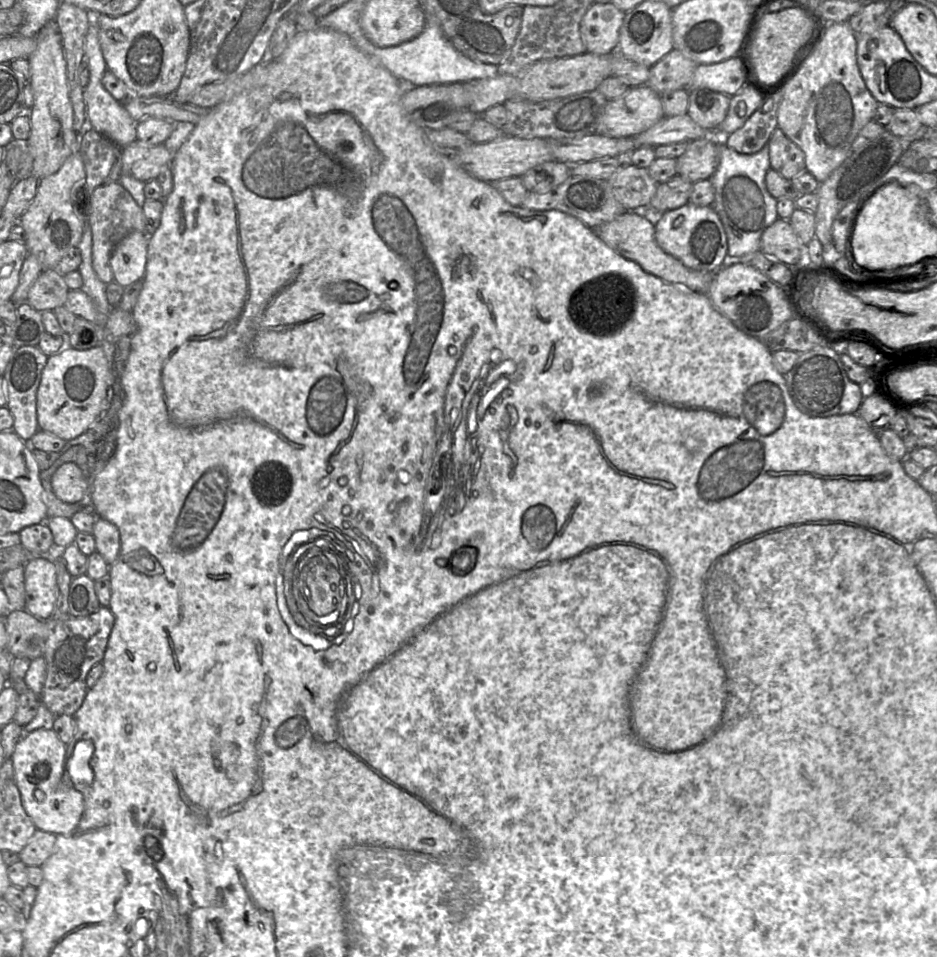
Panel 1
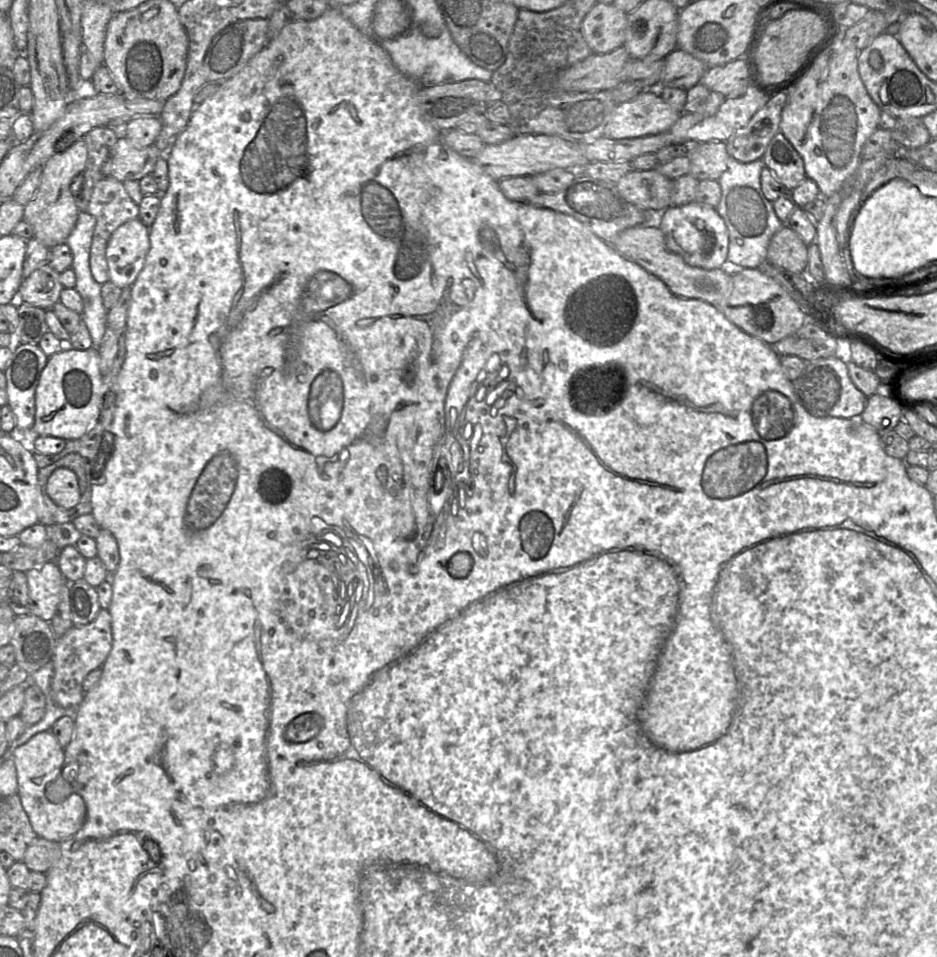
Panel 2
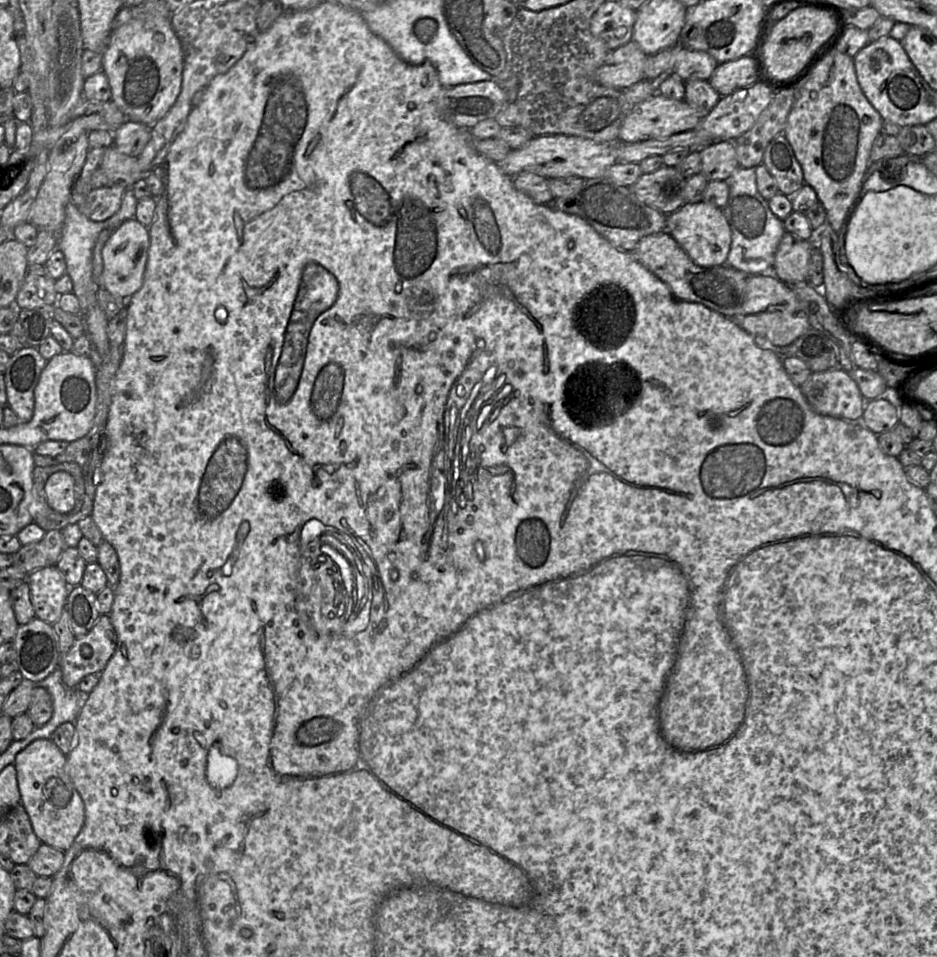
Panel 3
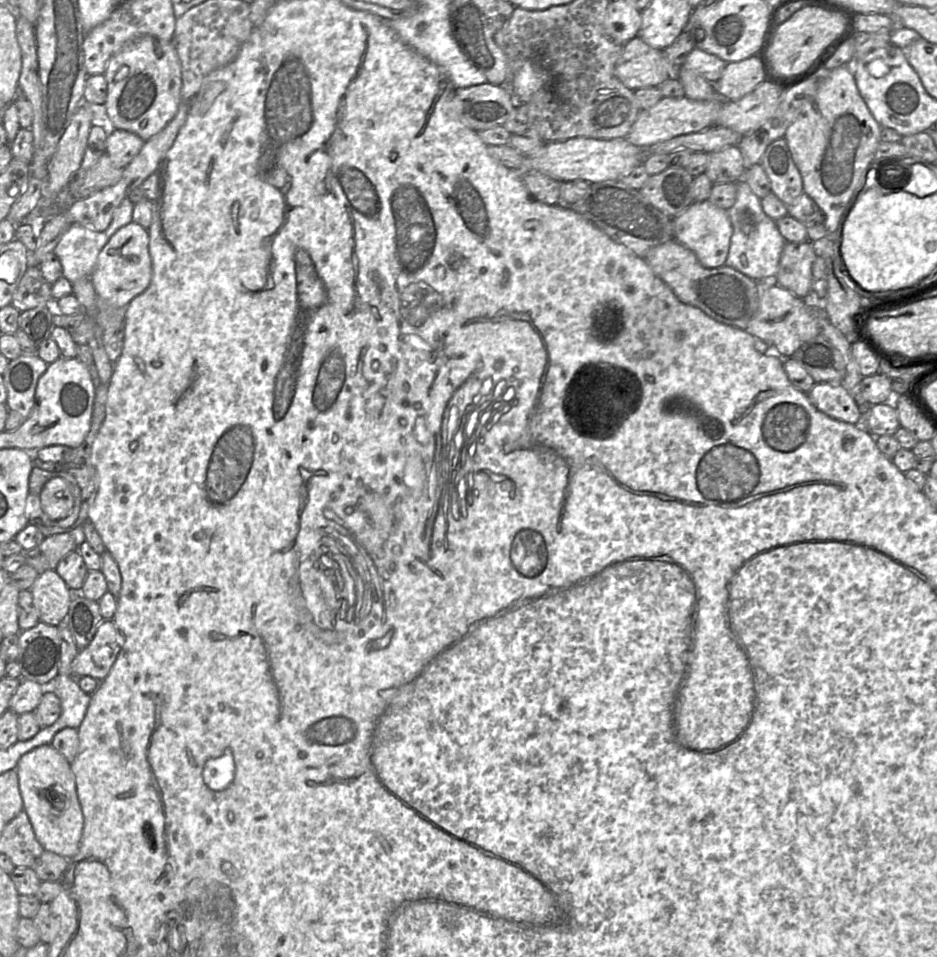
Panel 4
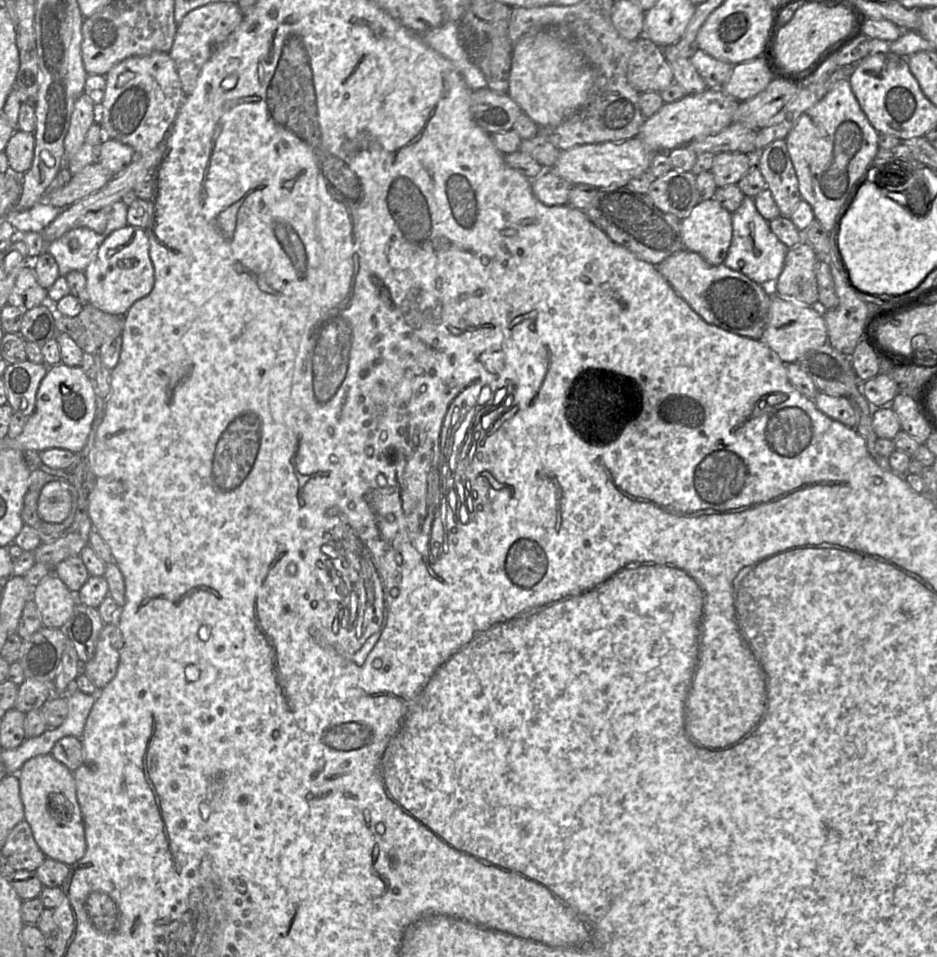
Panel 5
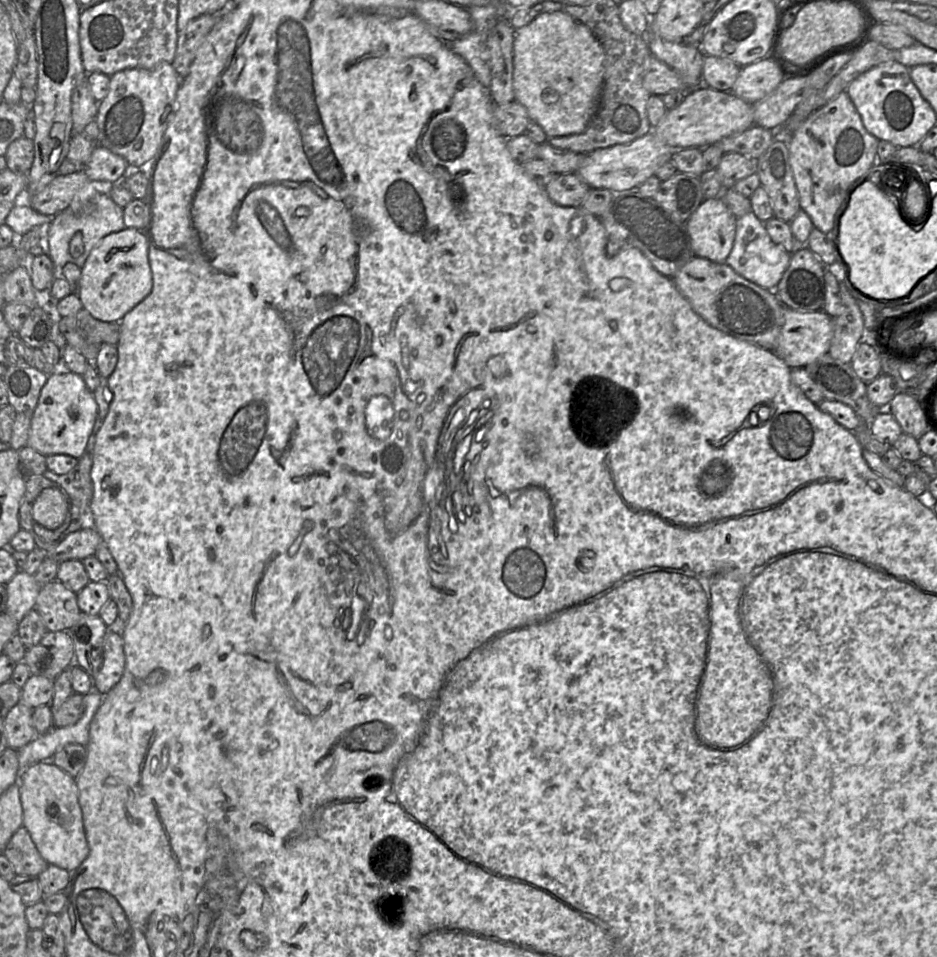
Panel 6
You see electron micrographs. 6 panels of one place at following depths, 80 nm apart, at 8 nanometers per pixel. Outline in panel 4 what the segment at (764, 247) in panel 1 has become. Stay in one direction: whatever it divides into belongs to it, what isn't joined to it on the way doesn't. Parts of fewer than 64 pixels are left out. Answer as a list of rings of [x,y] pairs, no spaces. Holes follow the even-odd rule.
[[[809,240],[786,242],[782,250],[775,284],[804,298],[812,290],[812,265],[817,257],[815,245]]]

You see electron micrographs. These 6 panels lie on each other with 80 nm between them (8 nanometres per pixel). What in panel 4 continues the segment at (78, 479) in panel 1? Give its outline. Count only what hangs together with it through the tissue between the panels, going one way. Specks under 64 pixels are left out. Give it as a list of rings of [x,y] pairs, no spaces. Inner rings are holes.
[[[61,477],[51,478],[45,483],[40,494],[40,500],[44,513],[52,520],[66,518],[74,507],[71,487]]]

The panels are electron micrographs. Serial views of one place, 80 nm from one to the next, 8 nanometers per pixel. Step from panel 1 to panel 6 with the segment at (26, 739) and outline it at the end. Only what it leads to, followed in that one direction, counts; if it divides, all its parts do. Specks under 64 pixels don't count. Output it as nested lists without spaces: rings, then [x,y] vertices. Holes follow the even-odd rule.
[[[41,761],[23,773],[19,784],[22,826],[28,830],[40,855],[48,864],[74,871],[90,852],[75,779],[52,761]]]

